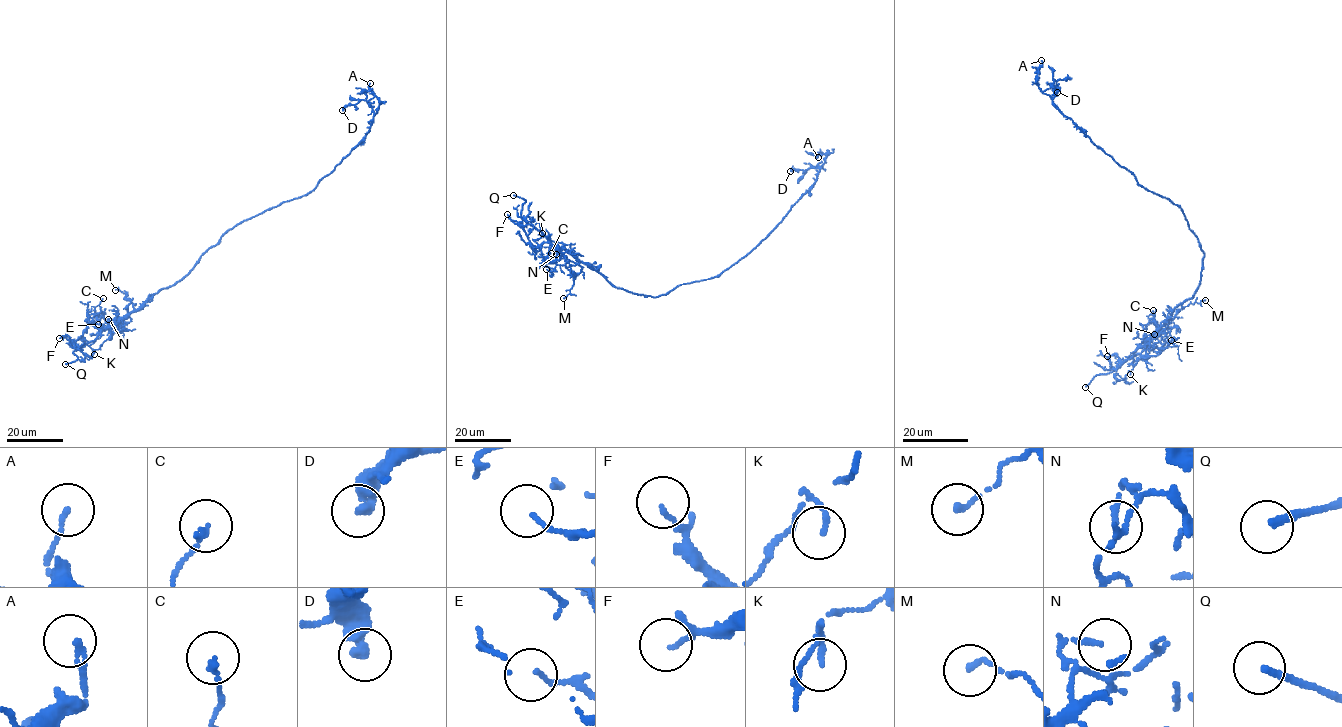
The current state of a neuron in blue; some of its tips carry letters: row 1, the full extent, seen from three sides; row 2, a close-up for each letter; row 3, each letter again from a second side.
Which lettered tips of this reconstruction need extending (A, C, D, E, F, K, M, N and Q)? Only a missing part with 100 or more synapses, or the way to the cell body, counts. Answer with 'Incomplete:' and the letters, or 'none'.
Incomplete: Q

